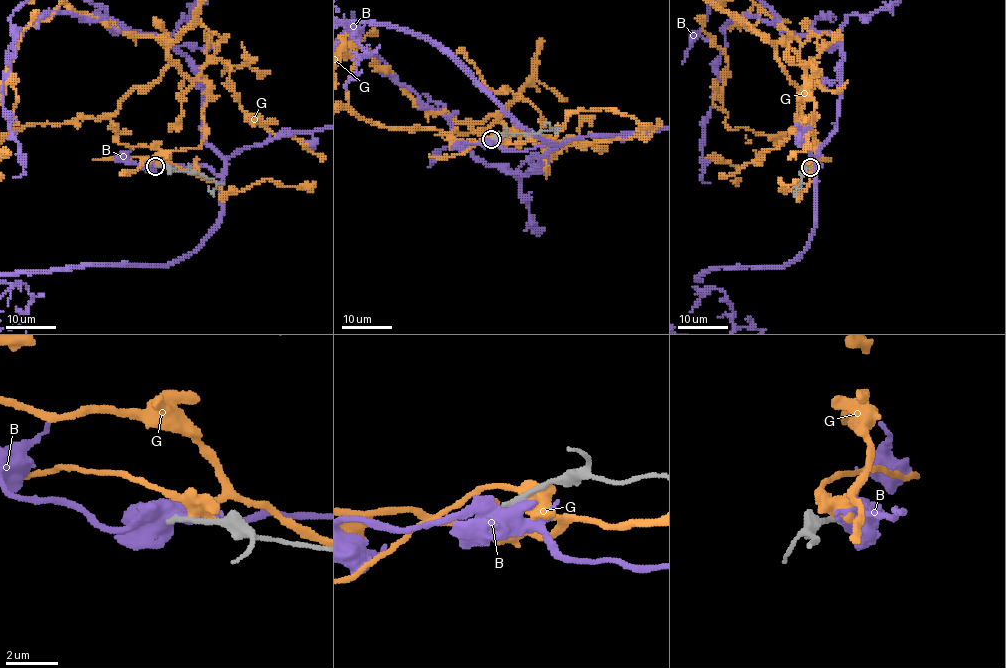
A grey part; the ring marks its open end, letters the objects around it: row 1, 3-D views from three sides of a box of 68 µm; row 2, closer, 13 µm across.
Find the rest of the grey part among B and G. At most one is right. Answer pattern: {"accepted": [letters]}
{"accepted": []}

